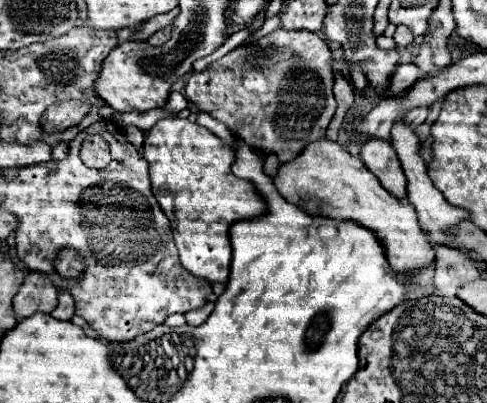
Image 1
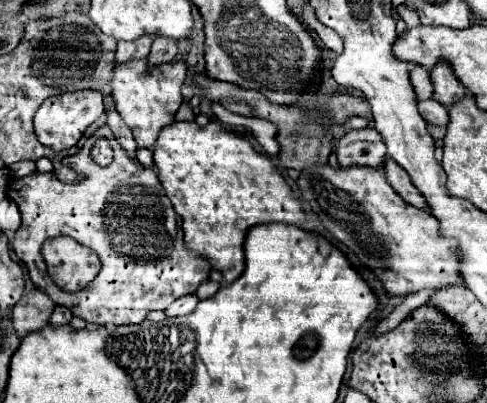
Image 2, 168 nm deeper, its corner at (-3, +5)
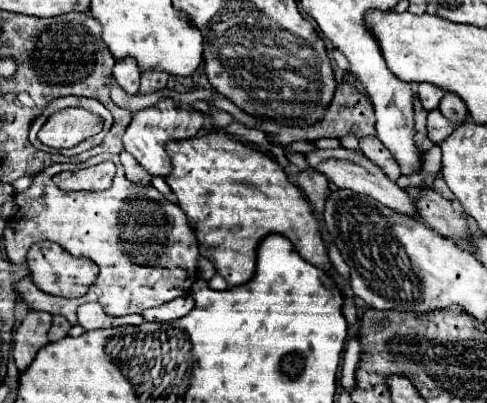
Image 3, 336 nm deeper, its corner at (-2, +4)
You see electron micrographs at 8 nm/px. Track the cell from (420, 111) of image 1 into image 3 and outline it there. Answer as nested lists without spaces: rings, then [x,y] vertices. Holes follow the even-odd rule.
[[[437,109],[435,111],[429,111],[429,117],[427,117],[427,131],[429,131],[429,139],[439,145],[443,143],[443,139],[447,135],[451,135],[451,131],[455,129],[453,123],[449,123]]]

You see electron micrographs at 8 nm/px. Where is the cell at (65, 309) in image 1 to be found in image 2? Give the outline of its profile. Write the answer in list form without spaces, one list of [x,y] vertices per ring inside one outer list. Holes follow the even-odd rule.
[[[56,306],[54,312],[52,312],[52,318],[50,318],[50,324],[68,324],[72,320],[72,312],[66,308],[66,306]]]

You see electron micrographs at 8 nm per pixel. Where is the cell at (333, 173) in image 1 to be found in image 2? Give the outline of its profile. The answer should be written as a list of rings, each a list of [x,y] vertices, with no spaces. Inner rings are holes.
[[[328,162],[320,166],[310,166],[302,170],[296,180],[298,194],[302,202],[310,204],[312,212],[316,212],[326,222],[326,230],[340,240],[350,252],[358,258],[360,266],[382,268],[384,288],[394,294],[412,294],[424,288],[444,288],[446,284],[462,284],[460,264],[454,254],[456,242],[438,238],[438,222],[436,218],[416,206],[406,204],[400,194],[386,182],[382,170],[372,170],[370,166],[338,166],[332,168]]]

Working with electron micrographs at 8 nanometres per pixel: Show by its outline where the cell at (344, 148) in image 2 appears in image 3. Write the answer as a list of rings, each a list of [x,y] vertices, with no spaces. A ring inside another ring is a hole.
[[[315,149],[315,151],[309,151],[305,153],[305,159],[307,163],[311,165],[311,169],[323,173],[329,181],[333,181],[337,187],[341,189],[351,189],[359,195],[365,195],[365,197],[371,197],[379,203],[383,203],[385,207],[391,207],[393,211],[399,211],[403,215],[411,215],[411,217],[417,217],[417,207],[413,203],[413,199],[405,193],[405,189],[401,189],[397,183],[393,183],[387,175],[383,175],[383,171],[373,165],[371,161],[365,159],[363,153],[359,151],[349,151],[349,149]]]

